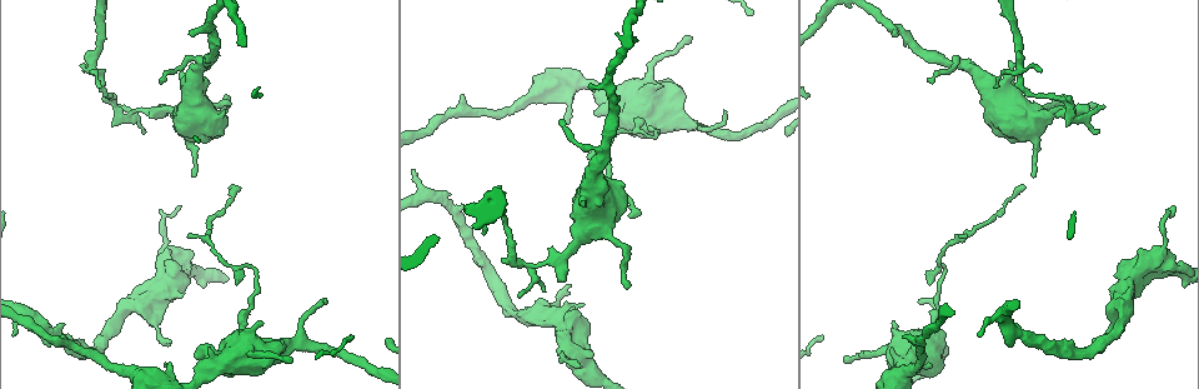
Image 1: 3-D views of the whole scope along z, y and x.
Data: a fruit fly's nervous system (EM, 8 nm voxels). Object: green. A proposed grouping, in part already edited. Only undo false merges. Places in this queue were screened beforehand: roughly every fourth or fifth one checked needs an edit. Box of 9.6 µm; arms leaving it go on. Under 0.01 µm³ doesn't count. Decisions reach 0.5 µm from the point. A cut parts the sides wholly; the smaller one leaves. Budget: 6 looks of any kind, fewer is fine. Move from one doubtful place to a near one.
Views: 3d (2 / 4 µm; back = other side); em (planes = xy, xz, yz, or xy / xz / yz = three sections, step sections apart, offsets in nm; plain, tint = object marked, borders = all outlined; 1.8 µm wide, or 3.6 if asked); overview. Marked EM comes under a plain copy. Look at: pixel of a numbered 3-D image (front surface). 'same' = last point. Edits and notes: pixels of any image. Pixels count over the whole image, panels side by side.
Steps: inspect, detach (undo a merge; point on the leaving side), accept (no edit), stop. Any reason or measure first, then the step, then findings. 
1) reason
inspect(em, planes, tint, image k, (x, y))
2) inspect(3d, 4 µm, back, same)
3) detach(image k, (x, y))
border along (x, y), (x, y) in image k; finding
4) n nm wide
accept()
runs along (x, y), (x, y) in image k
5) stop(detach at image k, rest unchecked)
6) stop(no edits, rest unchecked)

sharp bend
inspect(3d, 2 µm, image 1, (1071, 107))

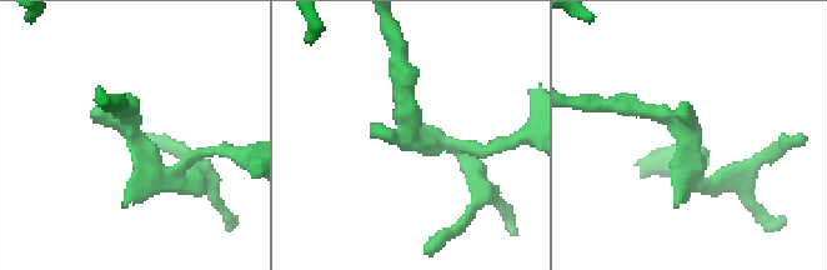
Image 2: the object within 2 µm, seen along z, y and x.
inspect(em, 3.6 µm, planes, borders, image 2, (134, 138))

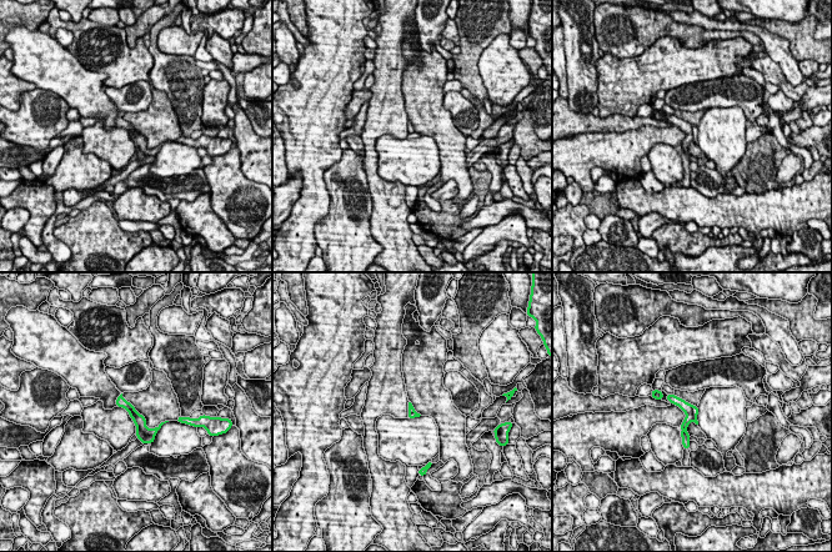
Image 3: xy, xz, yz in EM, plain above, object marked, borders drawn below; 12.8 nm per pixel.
detach(image 3, (145, 438))
a second neuron is stuck on

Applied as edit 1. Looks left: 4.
sudden change in width
inspect(3d, 4 µm, image 1, (604, 106))

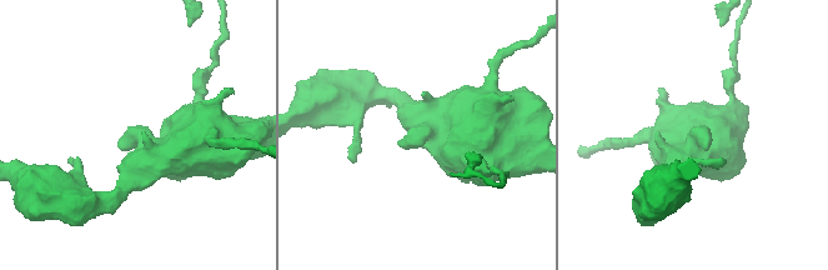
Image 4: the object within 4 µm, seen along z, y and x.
now the EM
inspect(em, 3.6 µm, yz, step 8, borders, image 4, (421, 134))

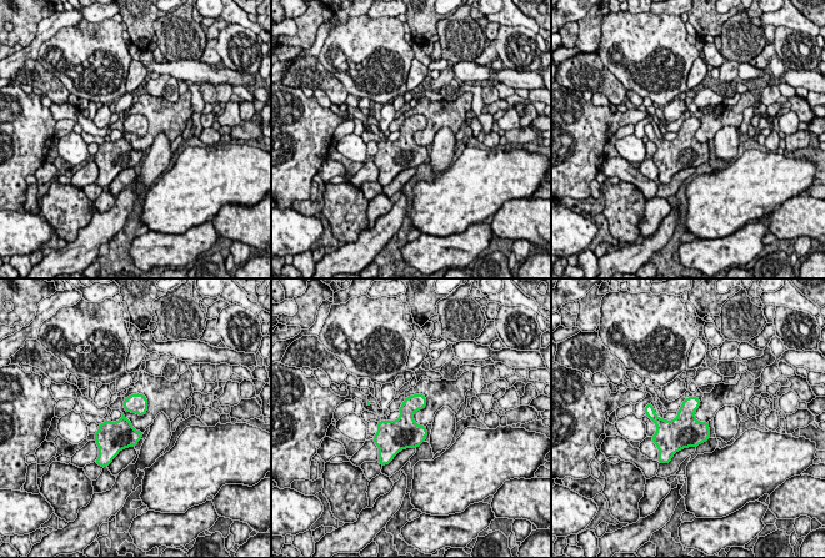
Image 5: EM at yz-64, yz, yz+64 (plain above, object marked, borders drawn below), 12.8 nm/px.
accept()
continuous, no second neuron

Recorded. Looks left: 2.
stop(detach at image 3, rest unchecked)

